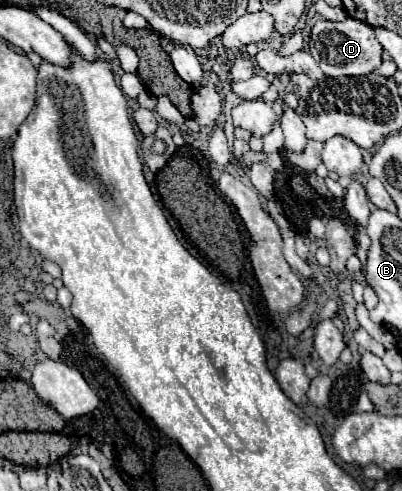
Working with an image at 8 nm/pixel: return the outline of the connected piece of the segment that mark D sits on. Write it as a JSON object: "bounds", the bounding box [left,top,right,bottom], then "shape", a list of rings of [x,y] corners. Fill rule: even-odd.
{"bounds":[308,19,382,77],"shape":[[[320,19],[310,31],[308,53],[322,67],[328,77],[358,77],[368,75],[382,63],[382,45],[376,41],[374,31],[368,23],[346,19],[346,21],[326,21]]]}

